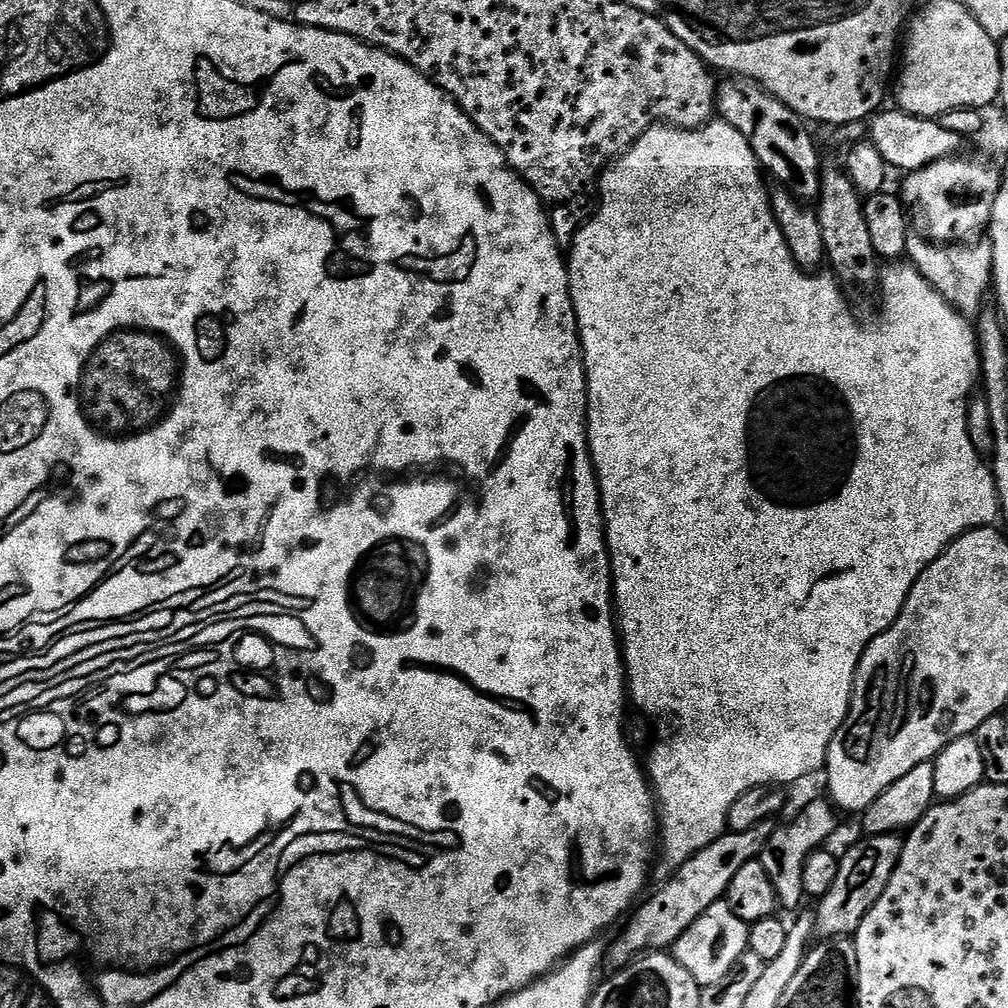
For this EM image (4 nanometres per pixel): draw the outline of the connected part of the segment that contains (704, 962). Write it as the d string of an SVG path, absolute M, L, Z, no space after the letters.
M723 898L710 906L710 910L706 910L706 914L702 914L702 918L698 918L694 926L682 934L682 938L678 938L670 952L683 968L690 970L690 978L694 978L701 988L714 986L714 982L722 982L722 978L730 974L734 962L738 962L738 958L749 951L748 933L749 925L744 924L734 910L730 910L727 899Z

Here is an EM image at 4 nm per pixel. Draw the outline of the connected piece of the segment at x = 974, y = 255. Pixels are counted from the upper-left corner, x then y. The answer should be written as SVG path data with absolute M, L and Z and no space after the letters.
M909 235L906 242L906 260L919 270L922 278L942 294L946 303L961 314L979 313L985 307L984 295L992 288L992 245L968 242L963 246L945 246L935 243L923 235Z

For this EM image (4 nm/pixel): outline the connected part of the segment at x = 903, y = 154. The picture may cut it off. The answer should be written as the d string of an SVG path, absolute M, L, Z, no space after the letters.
M881 110L871 117L872 136L870 143L882 154L889 169L900 171L900 174L917 172L939 160L948 160L961 151L962 138L954 134L954 130L946 130L939 119L926 116L911 116L906 111L895 110L887 112Z

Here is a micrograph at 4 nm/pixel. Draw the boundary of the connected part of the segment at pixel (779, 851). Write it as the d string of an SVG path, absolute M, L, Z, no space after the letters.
M827 799L824 800L810 801L789 824L781 823L774 830L774 834L771 834L758 857L774 886L776 899L781 909L796 908L800 903L805 903L802 870L806 866L806 857L811 852L823 849L827 845L824 843L836 832L837 809Z

